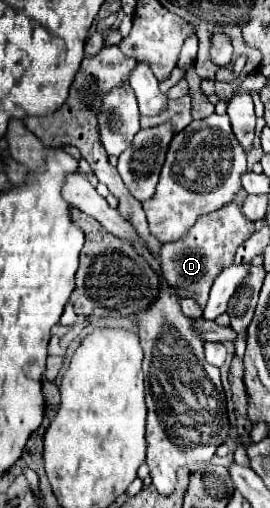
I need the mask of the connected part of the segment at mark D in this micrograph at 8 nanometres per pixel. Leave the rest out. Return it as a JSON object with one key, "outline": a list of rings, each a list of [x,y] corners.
{"outline":[[[241,191],[235,197],[235,201],[231,201],[227,207],[221,207],[219,211],[213,211],[211,215],[199,219],[199,223],[191,227],[191,233],[187,233],[187,239],[181,239],[179,243],[167,243],[159,249],[159,259],[165,279],[171,281],[171,285],[179,291],[181,297],[183,293],[187,297],[193,297],[201,309],[205,309],[207,305],[213,279],[221,273],[223,267],[233,263],[237,247],[253,233],[253,223],[247,223],[247,219],[243,219],[239,211],[245,197],[247,193]]]}

